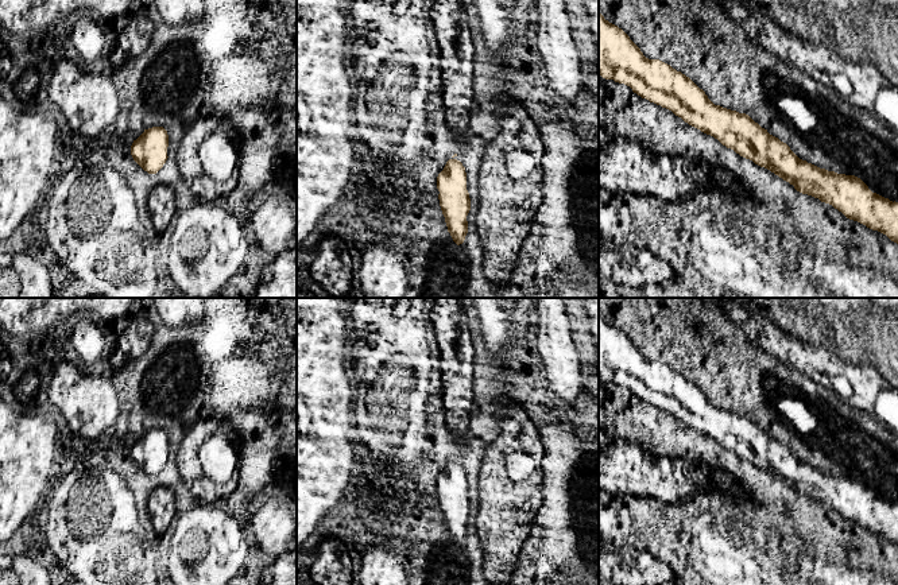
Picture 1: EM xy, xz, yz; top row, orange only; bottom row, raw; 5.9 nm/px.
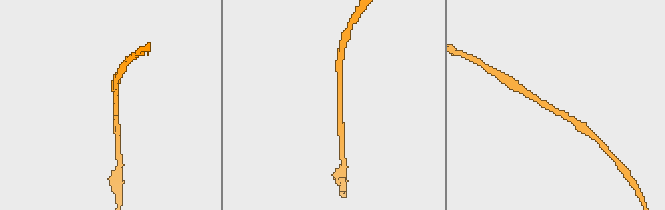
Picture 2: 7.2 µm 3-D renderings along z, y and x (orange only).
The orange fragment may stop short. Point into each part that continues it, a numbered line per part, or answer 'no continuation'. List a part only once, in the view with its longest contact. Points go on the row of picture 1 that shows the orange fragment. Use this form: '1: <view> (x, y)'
no continuation

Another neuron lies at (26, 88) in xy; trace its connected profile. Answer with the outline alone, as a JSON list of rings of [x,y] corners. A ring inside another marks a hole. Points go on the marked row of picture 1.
[[[35,70],[26,71],[13,85],[13,93],[20,105],[36,98],[39,90],[39,74]]]

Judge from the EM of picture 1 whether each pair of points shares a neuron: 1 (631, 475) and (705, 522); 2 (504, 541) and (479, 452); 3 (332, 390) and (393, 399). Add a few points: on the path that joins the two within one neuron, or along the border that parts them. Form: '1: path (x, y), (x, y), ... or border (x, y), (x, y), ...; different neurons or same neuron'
1: border (693, 492), (680, 503); different neurons
2: border (486, 454), (482, 468), (476, 475); different neurons
3: border (353, 401), (355, 411); different neurons

